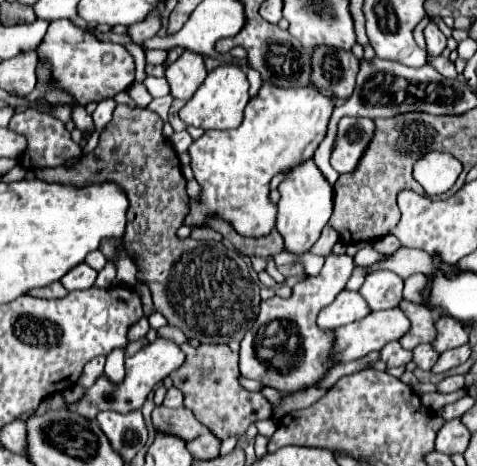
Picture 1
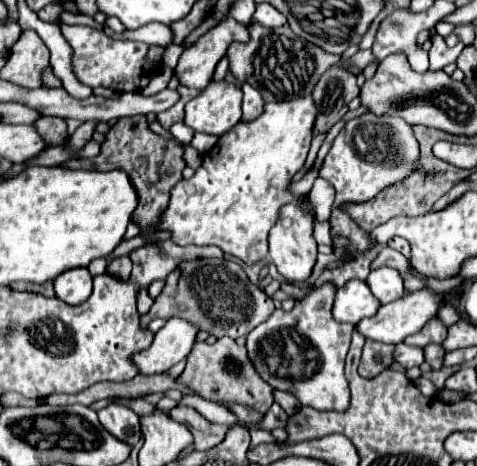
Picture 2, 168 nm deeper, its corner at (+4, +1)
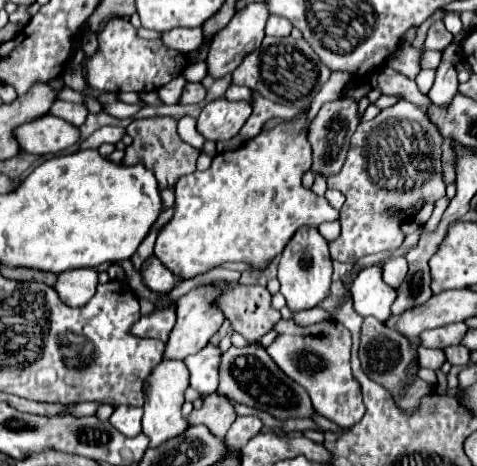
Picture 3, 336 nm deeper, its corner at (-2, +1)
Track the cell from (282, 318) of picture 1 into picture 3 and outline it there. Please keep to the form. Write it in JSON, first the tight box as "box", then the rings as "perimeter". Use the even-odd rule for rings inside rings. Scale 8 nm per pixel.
{"box":[267,318,365,428],"perimeter":[[[285,318],[279,320],[273,330],[277,332],[277,338],[267,346],[267,354],[289,378],[307,390],[315,410],[343,428],[357,424],[365,414],[365,406],[361,400],[359,382],[351,374],[349,330],[335,320],[321,320],[311,326],[299,326]],[[319,362],[323,362],[321,368]]]}

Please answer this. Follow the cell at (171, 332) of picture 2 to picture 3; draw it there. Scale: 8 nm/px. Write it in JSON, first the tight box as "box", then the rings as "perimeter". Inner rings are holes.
{"box":[163,284,225,360],"perimeter":[[[205,284],[205,286],[199,286],[177,300],[177,324],[169,334],[163,358],[185,360],[187,356],[197,354],[201,348],[207,346],[209,338],[219,330],[219,326],[225,320],[223,312],[213,306],[213,300],[219,296],[219,294],[215,294],[215,290],[219,290],[219,288],[215,288],[215,284]]]}

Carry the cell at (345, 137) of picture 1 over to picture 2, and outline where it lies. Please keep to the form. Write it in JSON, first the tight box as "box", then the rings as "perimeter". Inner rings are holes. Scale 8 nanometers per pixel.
{"box":[319,114,419,254],"perimeter":[[[365,114],[365,116],[349,120],[347,126],[335,138],[335,142],[319,170],[319,176],[325,178],[337,190],[337,196],[333,202],[333,212],[329,218],[331,238],[335,238],[335,236],[347,238],[349,240],[347,254],[353,254],[353,252],[365,254],[367,250],[375,248],[377,244],[369,236],[369,232],[359,228],[349,218],[349,214],[345,214],[341,208],[351,202],[367,202],[367,200],[375,198],[381,190],[385,190],[397,182],[403,182],[415,170],[419,170],[419,144],[413,136],[411,124],[407,124],[403,118],[393,118],[387,114],[383,114],[383,116]]]}

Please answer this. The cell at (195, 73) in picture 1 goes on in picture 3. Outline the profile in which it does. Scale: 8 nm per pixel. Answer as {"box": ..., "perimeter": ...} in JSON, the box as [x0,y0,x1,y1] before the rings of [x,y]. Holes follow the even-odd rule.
{"box":[205,2,269,78],"perimeter":[[[265,2],[247,4],[243,10],[235,12],[231,22],[219,34],[215,34],[213,42],[209,44],[209,52],[207,52],[207,60],[205,60],[207,62],[207,74],[213,78],[223,78],[239,66],[239,62],[243,60],[245,54],[257,50],[261,46],[263,36],[265,36],[263,28],[265,28],[267,18],[269,18],[269,10],[265,8]]]}

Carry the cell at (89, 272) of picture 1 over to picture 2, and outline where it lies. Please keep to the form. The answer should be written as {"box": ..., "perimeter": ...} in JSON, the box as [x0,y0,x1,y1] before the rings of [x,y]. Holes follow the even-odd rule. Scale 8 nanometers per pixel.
{"box":[55,268,91,306],"perimeter":[[[87,268],[67,270],[55,278],[55,296],[71,306],[83,304],[91,294],[91,274]]]}

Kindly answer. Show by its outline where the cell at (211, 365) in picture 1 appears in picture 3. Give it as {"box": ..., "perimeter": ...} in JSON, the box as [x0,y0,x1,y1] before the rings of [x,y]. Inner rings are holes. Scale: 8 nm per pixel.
{"box":[217,344,313,418],"perimeter":[[[247,344],[243,348],[231,346],[221,354],[217,392],[245,406],[265,410],[275,418],[309,418],[313,412],[309,394],[277,368],[261,344]]]}

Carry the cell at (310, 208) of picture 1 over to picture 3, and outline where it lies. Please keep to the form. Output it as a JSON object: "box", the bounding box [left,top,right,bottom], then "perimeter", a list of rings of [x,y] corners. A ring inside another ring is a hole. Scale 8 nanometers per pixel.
{"box":[279,226,331,312],"perimeter":[[[305,226],[299,228],[291,242],[287,242],[283,256],[279,260],[279,280],[281,280],[281,294],[287,300],[287,306],[291,312],[295,310],[307,310],[317,306],[327,294],[331,286],[331,258],[329,258],[329,244],[319,234],[317,228]]]}

